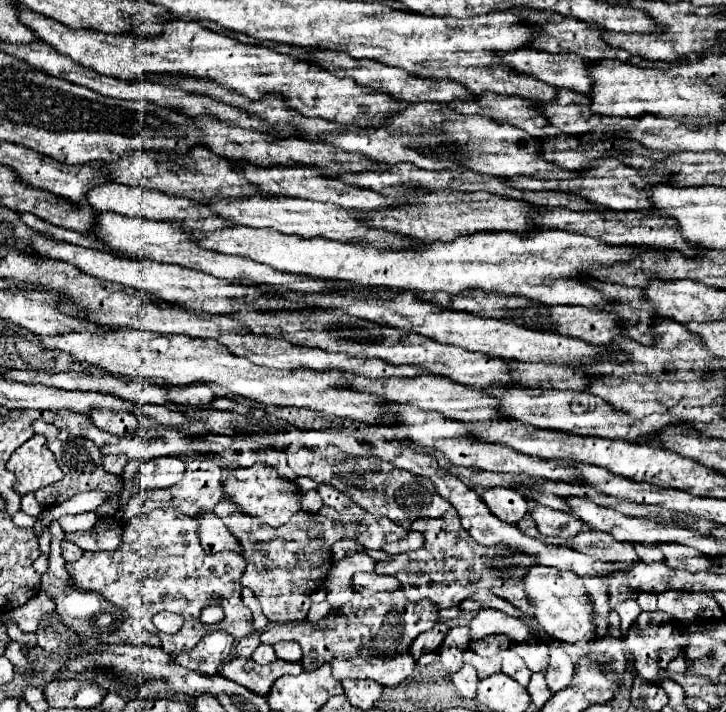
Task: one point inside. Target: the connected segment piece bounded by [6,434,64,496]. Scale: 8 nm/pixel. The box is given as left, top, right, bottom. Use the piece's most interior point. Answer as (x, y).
(34, 465)

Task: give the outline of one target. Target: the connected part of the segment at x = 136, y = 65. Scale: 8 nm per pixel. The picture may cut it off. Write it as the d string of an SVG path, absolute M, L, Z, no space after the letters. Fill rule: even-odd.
M18 4L18 16L32 28L32 32L56 52L70 56L104 76L114 76L122 80L142 78L144 74L184 74L196 78L210 78L226 88L232 88L250 100L258 100L268 92L278 92L286 98L288 106L304 116L320 116L326 120L336 120L342 124L358 126L378 126L382 116L406 108L408 104L396 102L382 92L370 92L358 86L352 78L336 78L316 64L304 62L294 56L280 54L264 46L242 44L226 34L212 32L194 20L166 20L162 22L162 34L144 38L134 32L124 34L104 34L92 28L70 28L52 18L32 12L24 4Z

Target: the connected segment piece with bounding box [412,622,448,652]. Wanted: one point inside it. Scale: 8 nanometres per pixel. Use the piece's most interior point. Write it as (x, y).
(430, 640)

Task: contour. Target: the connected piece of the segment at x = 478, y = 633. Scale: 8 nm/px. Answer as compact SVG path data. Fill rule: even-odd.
M490 608L478 610L476 616L470 620L470 638L478 640L490 634L506 634L514 642L532 638L528 626L524 626L520 620L506 616L504 612L498 612L498 610L490 610Z

